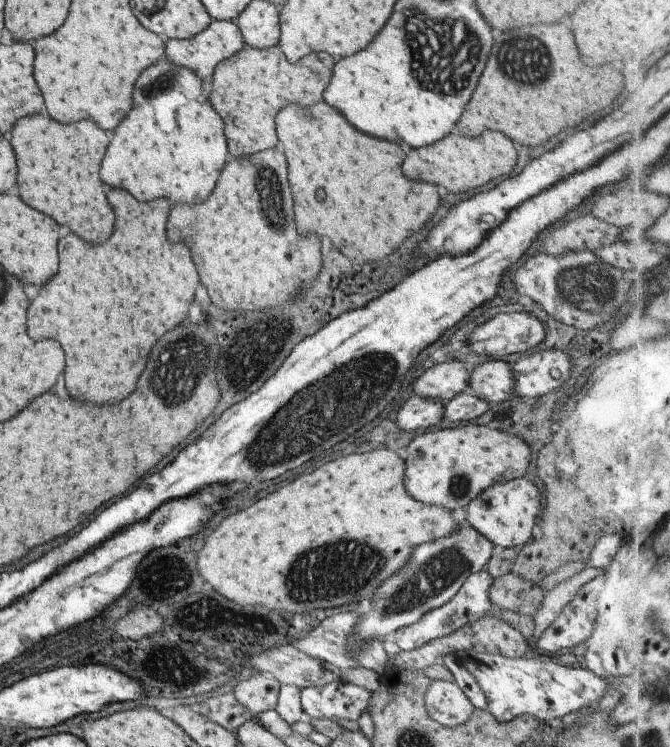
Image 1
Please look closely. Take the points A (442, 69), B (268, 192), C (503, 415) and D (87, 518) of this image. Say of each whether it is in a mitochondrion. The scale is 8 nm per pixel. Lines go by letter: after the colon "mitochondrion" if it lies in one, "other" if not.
A: mitochondrion
B: mitochondrion
C: other
D: other

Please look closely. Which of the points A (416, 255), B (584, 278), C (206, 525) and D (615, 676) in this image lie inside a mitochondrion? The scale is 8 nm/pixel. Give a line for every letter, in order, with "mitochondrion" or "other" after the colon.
A: other
B: mitochondrion
C: other
D: other

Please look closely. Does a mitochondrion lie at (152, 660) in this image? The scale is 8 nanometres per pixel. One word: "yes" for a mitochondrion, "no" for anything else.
no

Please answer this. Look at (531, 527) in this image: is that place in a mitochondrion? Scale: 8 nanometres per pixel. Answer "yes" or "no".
no

